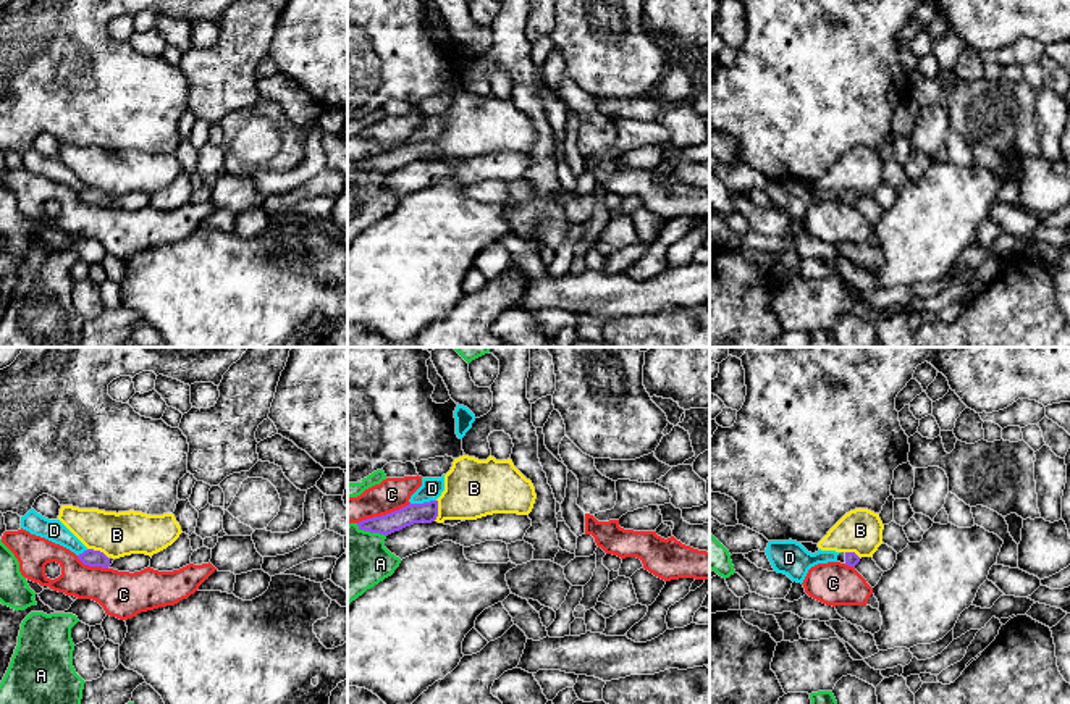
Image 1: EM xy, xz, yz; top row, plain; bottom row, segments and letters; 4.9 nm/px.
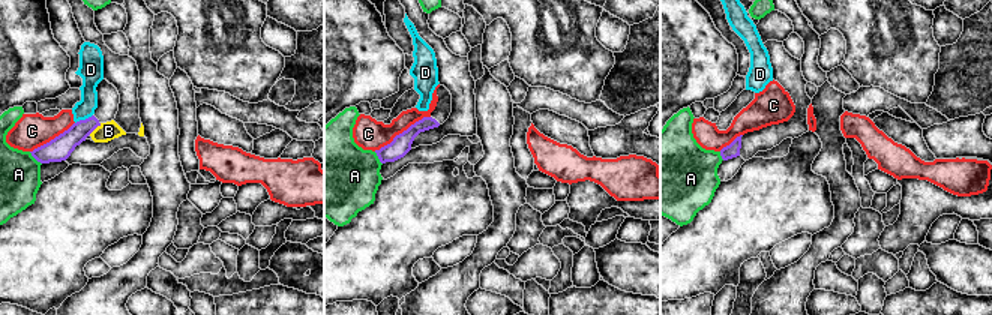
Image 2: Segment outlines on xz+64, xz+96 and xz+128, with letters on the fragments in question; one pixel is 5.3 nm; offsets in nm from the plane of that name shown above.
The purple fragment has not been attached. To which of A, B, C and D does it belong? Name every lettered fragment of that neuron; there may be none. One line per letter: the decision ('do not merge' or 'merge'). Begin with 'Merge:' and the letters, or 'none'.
Merge: none
A: do not merge
B: do not merge
C: do not merge
D: do not merge

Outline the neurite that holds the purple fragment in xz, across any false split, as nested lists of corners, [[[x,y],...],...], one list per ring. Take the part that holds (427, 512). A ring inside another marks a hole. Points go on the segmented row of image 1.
[[[430,501],[423,504],[409,504],[391,513],[367,518],[357,523],[359,530],[391,534],[414,523],[432,523],[438,517],[438,501]]]

